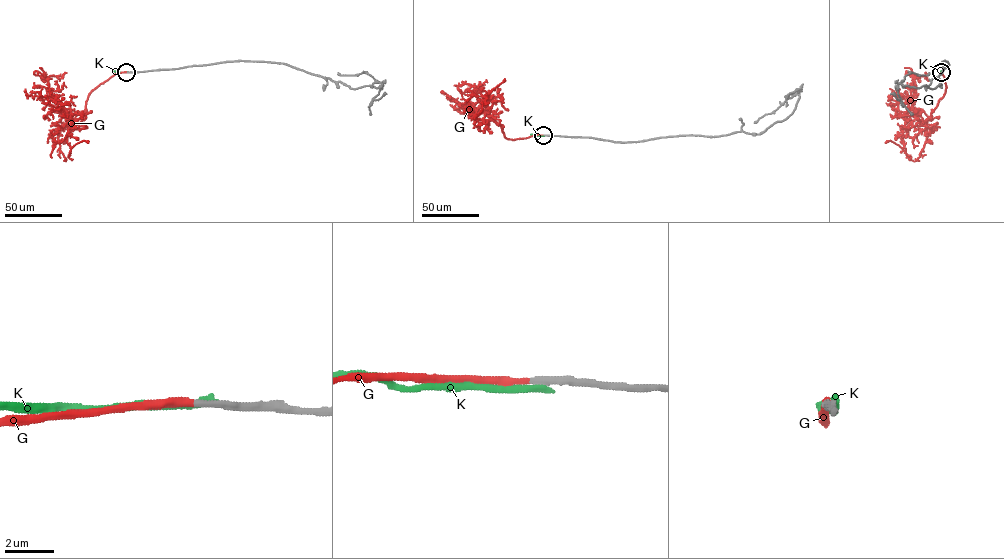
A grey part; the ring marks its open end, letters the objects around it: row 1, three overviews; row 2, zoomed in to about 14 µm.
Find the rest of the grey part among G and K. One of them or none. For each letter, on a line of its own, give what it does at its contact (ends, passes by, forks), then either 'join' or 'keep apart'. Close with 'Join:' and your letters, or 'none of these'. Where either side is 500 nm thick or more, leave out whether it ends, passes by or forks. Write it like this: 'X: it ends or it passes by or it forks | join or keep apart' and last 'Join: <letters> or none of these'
G: it ends | join
K: it ends | keep apart
Join: G

